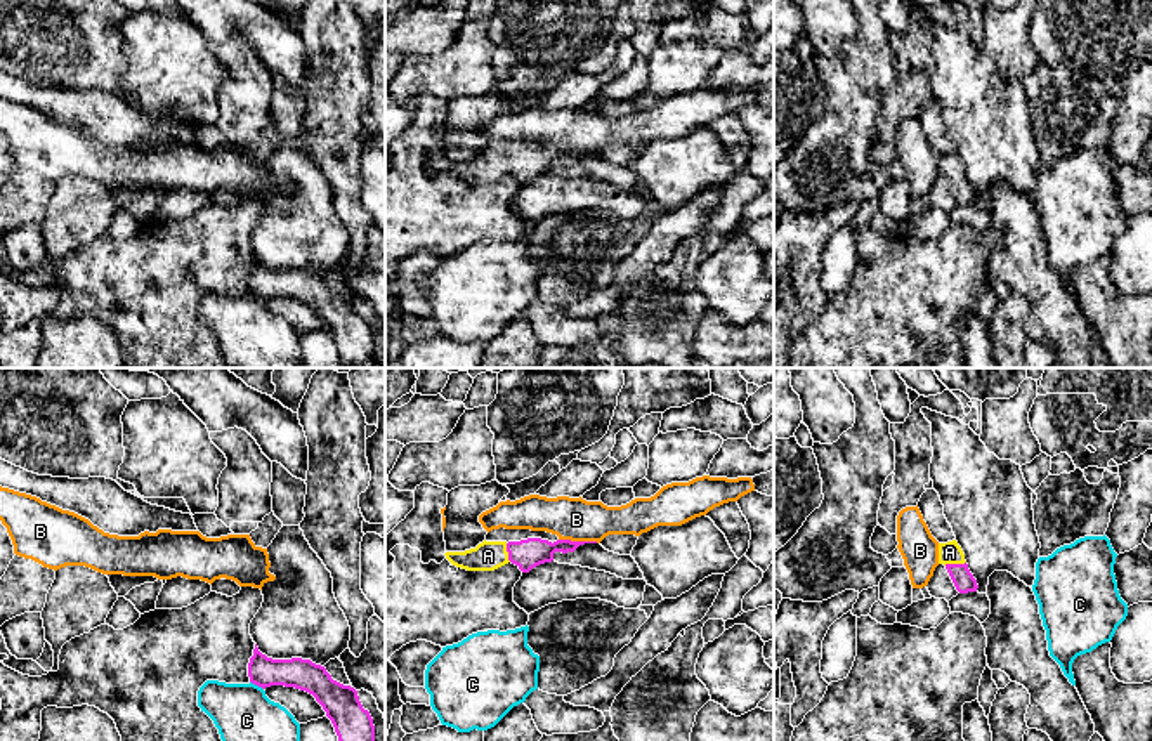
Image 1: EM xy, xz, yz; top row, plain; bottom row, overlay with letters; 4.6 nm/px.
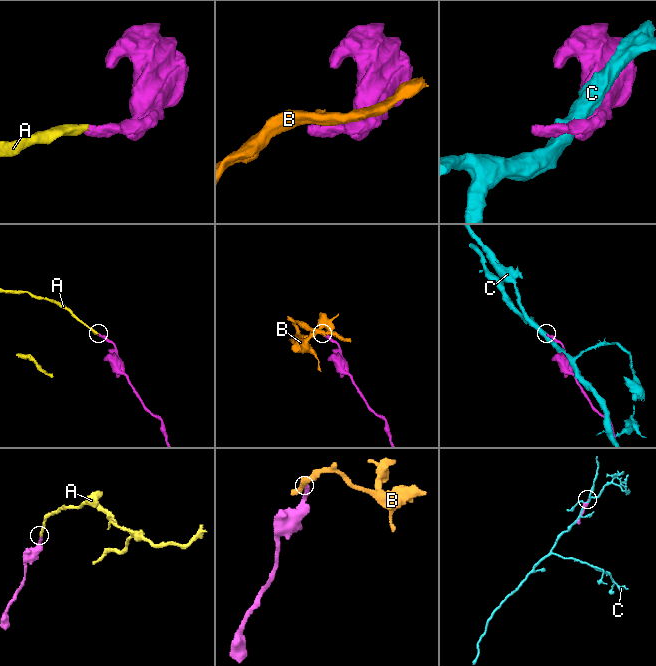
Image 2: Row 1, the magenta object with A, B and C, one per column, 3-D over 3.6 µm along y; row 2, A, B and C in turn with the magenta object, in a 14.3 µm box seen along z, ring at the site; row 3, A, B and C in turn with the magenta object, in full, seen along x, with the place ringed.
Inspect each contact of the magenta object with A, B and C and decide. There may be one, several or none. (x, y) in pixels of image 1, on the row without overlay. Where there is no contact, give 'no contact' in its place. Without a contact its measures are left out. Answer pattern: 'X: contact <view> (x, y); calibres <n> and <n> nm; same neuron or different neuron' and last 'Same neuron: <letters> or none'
A: contact yz (955, 176); calibres 100 and 100 nm; same neuron
B: contact xz (578, 153); calibres 140 and 200 nm; different neuron
C: contact xy (257, 295); calibres 140 and 360 nm; different neuron
Same neuron: A

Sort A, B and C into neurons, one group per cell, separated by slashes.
A / B / C

